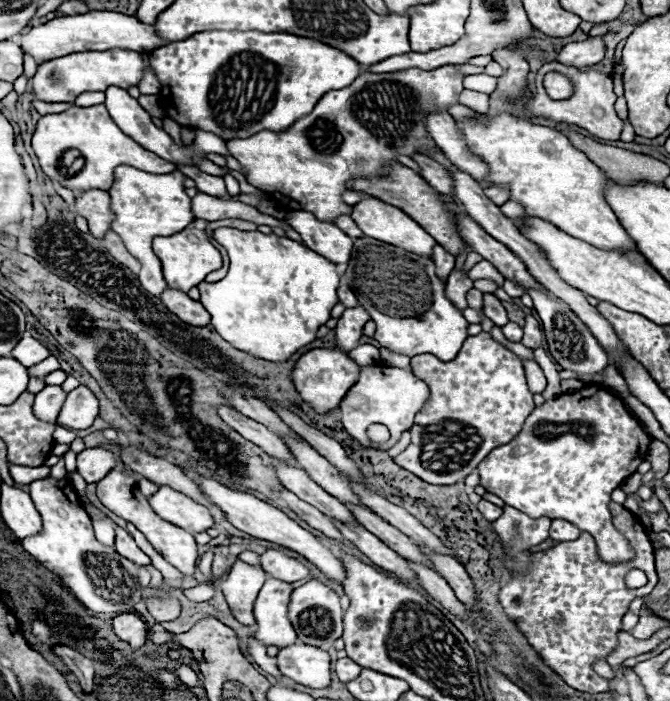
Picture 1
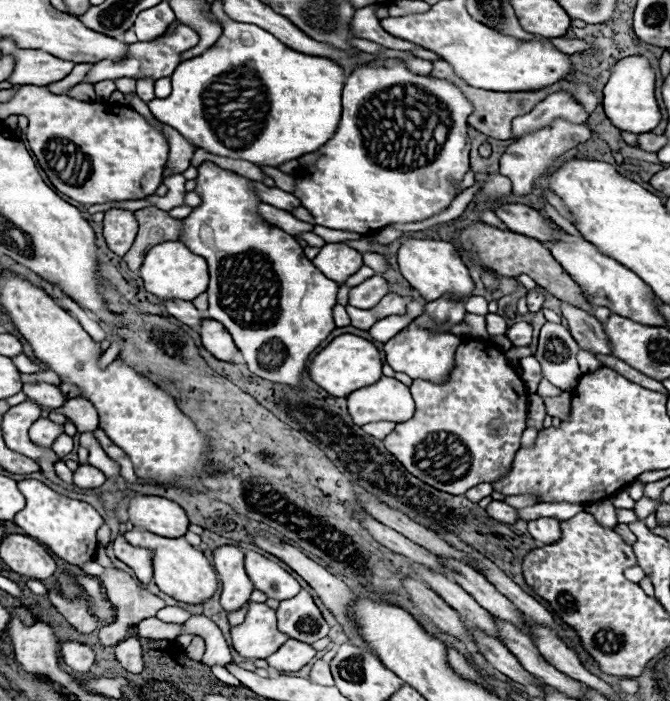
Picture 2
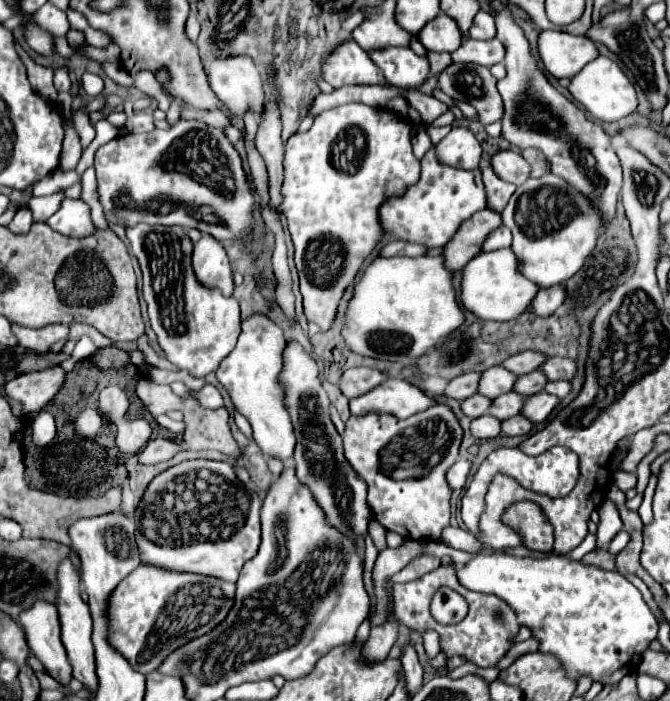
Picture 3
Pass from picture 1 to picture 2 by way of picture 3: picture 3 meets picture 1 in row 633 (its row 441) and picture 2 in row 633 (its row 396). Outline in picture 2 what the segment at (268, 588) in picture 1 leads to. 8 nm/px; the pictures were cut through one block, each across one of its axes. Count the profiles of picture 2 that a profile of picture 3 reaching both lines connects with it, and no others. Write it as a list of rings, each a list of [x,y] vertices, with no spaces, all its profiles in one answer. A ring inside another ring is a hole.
[[[250,602],[246,620],[230,628],[234,648],[248,660],[268,658],[274,654],[288,636],[276,628],[276,612],[262,602]]]

